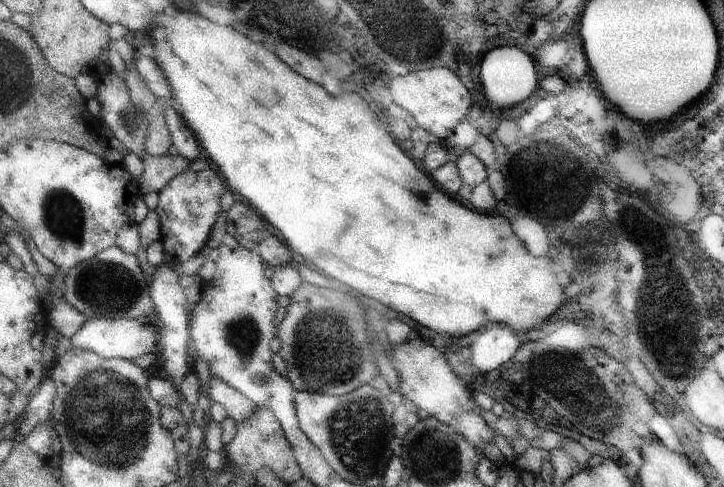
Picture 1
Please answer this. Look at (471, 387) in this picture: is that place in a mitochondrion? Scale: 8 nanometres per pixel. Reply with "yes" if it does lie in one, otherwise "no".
no

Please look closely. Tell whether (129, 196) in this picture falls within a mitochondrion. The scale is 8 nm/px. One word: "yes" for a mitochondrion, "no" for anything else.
no

